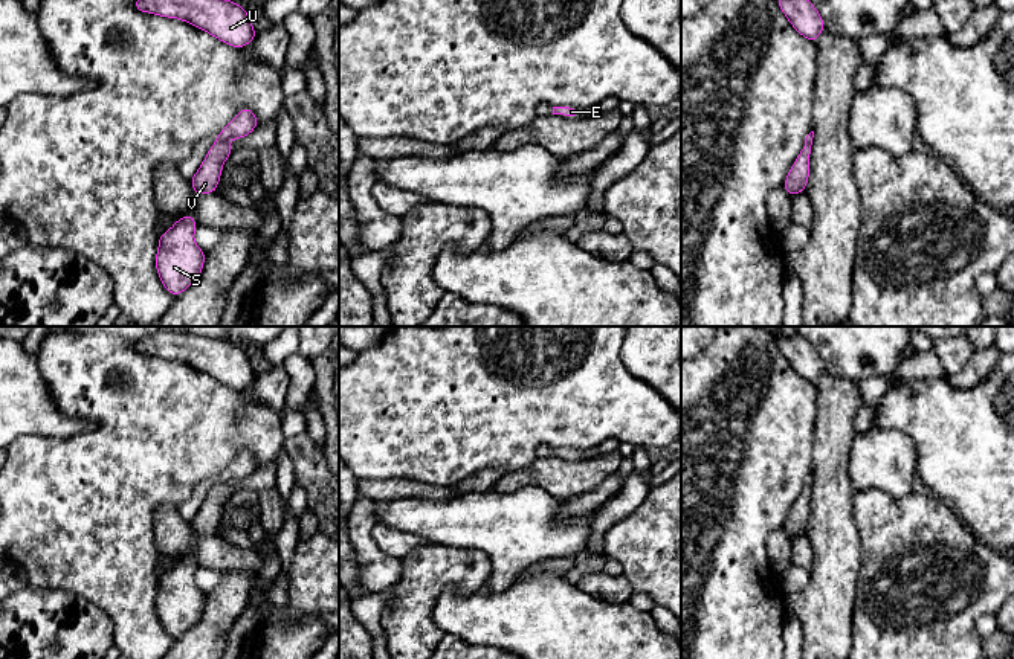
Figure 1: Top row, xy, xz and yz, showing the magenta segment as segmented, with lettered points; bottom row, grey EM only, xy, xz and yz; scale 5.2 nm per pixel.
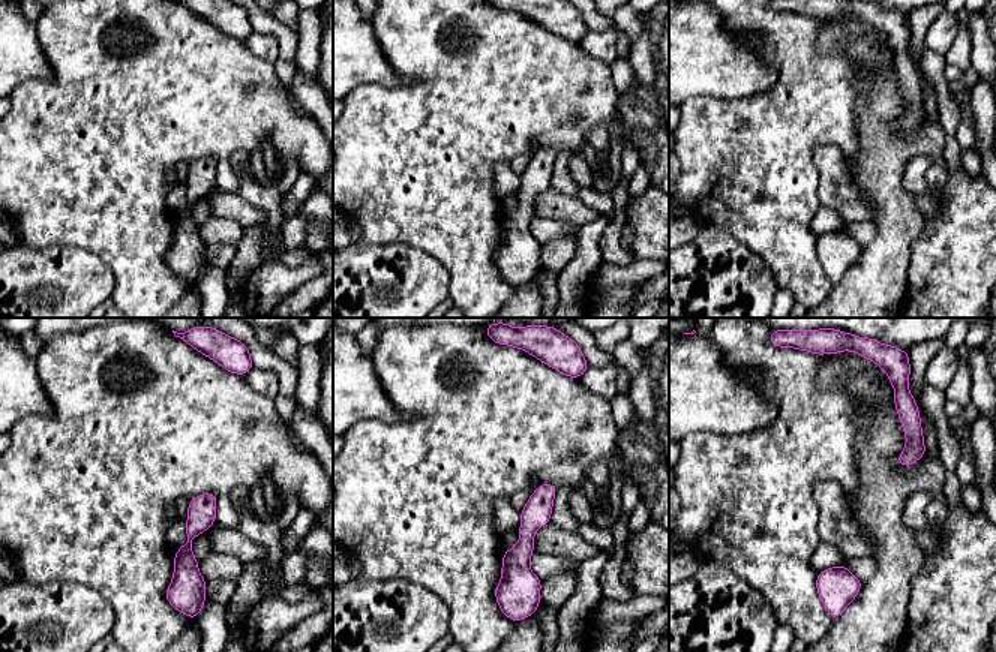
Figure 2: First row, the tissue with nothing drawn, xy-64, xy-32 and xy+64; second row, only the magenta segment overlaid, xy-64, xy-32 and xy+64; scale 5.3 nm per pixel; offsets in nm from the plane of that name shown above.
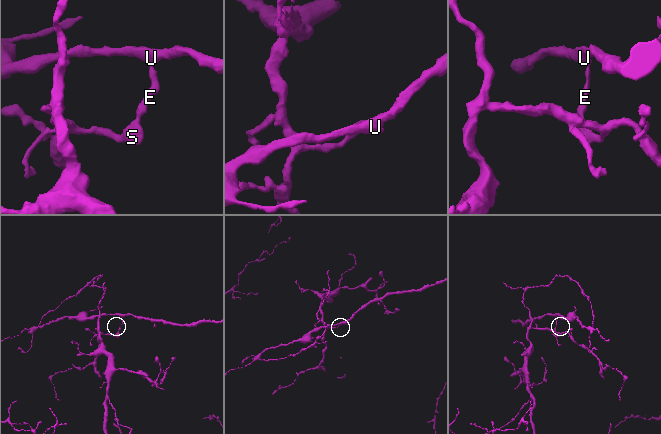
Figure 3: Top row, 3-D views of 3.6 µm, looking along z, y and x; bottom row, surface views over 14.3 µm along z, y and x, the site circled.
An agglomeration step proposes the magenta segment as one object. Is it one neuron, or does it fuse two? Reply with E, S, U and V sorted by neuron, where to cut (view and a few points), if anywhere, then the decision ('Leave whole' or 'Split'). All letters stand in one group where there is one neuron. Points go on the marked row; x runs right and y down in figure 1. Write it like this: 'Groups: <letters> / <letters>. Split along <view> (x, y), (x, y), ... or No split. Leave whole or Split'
Groups: E S V / U. Split along xy (226, 139), (214, 145). Split

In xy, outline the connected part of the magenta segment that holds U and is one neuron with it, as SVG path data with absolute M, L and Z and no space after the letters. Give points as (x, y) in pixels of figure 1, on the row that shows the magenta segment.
M134 0L136 11L179 18L217 40L243 49L257 32L246 9L231 0Z

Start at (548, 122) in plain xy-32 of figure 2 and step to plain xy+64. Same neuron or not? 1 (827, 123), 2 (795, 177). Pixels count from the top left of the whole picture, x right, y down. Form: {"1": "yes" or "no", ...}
{"1": "yes", "2": "yes"}

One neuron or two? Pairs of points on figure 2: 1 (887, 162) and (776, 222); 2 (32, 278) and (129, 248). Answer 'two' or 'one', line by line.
1: two
2: two

